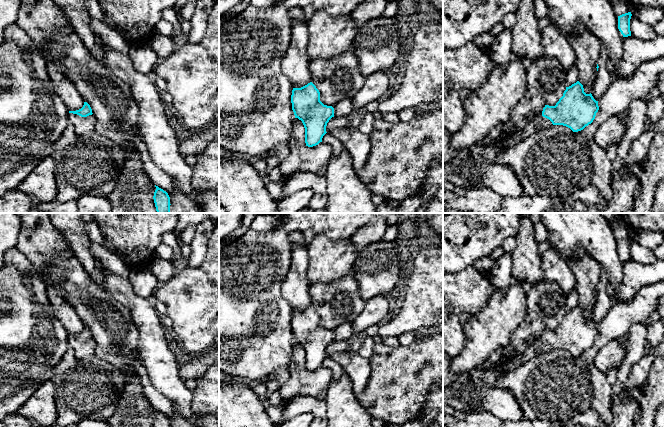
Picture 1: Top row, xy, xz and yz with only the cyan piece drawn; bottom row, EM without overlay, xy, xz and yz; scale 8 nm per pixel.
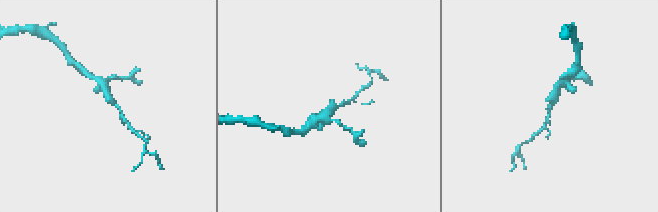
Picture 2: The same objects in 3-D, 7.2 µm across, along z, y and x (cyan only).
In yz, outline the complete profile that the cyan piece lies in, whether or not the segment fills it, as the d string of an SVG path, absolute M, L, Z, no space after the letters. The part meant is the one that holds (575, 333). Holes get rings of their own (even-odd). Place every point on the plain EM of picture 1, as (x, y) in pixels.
M577 305L566 311L563 320L555 330L545 329L541 339L529 341L526 350L520 355L507 358L506 347L499 348L475 369L498 368L500 371L512 372L523 363L545 355L552 349L563 349L573 356L578 356L593 346L598 334L598 325L591 317L586 318L583 309Z

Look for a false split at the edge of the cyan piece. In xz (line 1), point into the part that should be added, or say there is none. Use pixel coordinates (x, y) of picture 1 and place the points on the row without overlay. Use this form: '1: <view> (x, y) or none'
1: none

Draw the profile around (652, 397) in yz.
M664 338L643 385L643 393L638 397L641 417L633 427L653 427L656 412L664 403Z

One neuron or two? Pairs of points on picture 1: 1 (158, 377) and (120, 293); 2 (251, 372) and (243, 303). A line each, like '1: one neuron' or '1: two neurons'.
1: one neuron
2: one neuron

